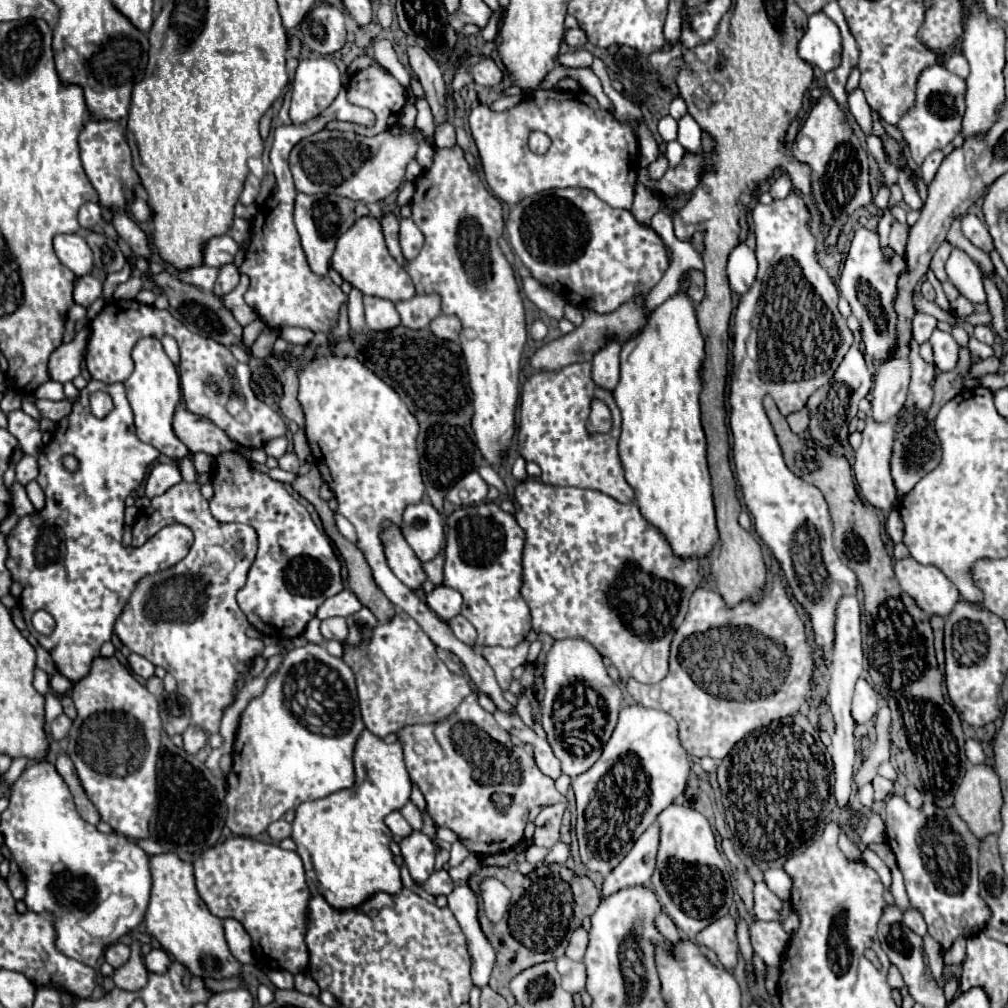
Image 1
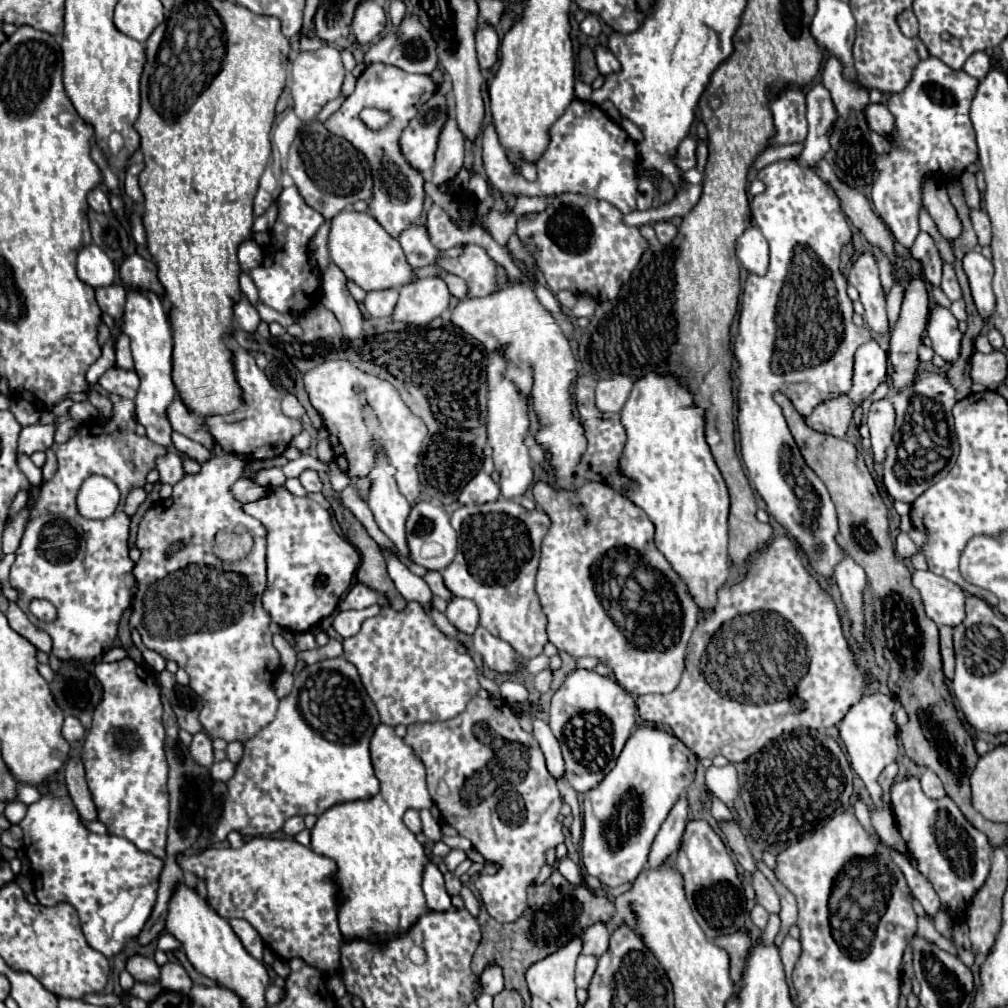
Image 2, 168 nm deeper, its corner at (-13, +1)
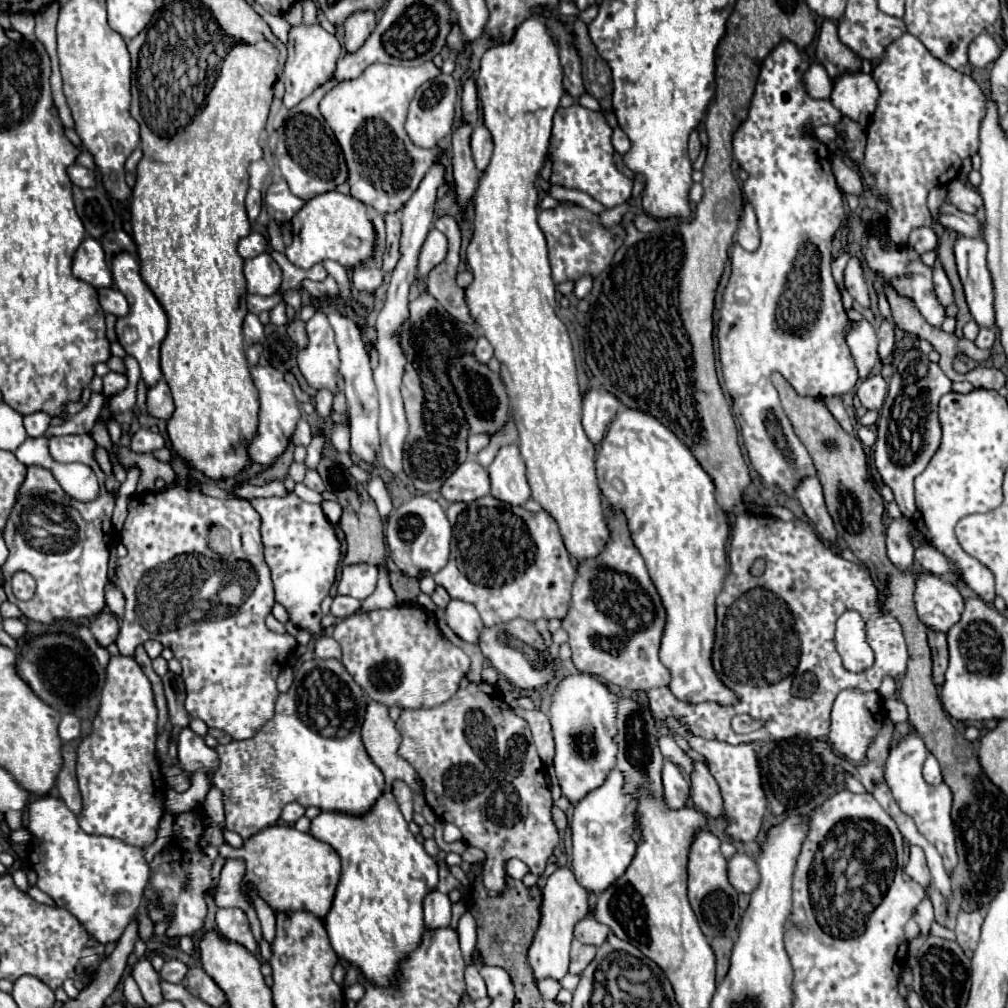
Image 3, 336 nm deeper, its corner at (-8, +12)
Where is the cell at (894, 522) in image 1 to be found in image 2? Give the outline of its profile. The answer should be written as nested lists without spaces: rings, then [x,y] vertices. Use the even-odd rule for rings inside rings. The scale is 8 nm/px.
[[[900,532],[898,538],[896,538],[896,554],[898,554],[900,558],[910,558],[910,556],[916,554],[916,552],[918,552],[918,548],[916,548],[916,544],[912,542],[912,538],[910,538],[906,532]]]

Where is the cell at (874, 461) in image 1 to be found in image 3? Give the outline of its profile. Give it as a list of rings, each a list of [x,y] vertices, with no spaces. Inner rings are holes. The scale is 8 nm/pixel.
[[[871,375],[859,385],[857,395],[863,407],[879,411],[883,407],[883,399],[887,397],[887,383],[881,375]]]

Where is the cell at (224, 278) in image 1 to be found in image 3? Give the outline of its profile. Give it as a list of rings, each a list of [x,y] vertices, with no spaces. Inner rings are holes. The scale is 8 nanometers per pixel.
[[[249,313],[249,315],[245,317],[243,333],[245,333],[245,343],[247,343],[247,345],[259,343],[259,339],[263,337],[263,325],[261,325],[261,321],[259,321],[259,317],[257,317],[257,315]]]

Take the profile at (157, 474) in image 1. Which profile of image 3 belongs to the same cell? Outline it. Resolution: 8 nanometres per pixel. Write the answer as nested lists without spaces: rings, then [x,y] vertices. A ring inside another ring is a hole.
[[[139,429],[137,433],[131,435],[129,447],[137,453],[151,453],[155,449],[165,447],[165,439],[159,433],[153,433],[151,429]]]

